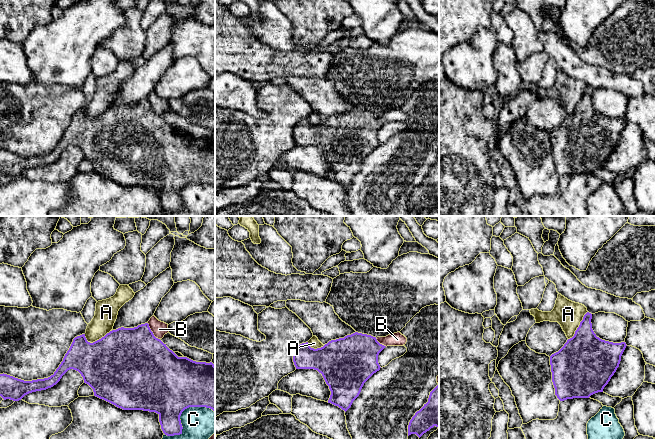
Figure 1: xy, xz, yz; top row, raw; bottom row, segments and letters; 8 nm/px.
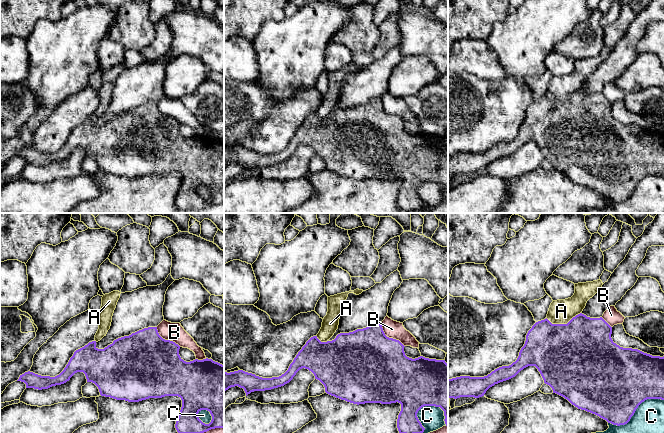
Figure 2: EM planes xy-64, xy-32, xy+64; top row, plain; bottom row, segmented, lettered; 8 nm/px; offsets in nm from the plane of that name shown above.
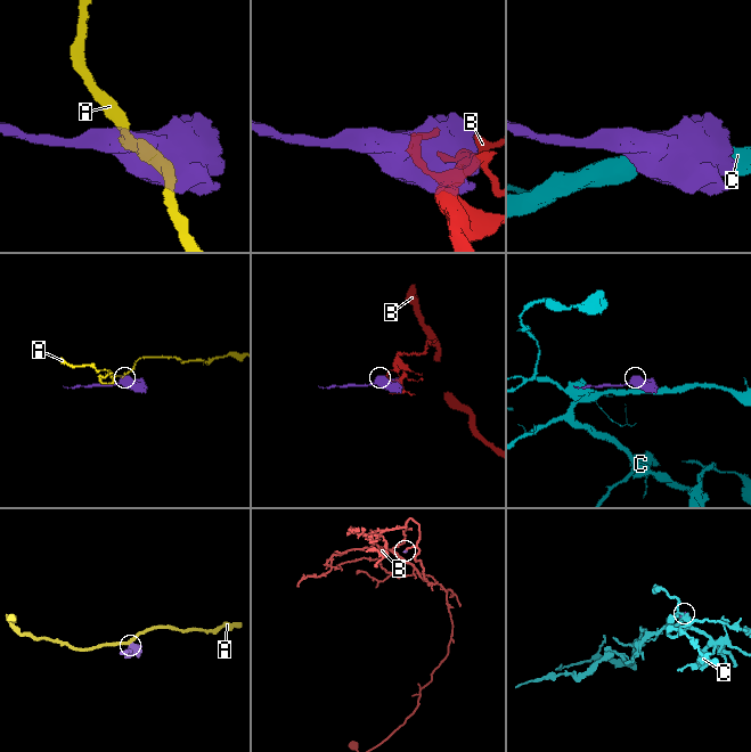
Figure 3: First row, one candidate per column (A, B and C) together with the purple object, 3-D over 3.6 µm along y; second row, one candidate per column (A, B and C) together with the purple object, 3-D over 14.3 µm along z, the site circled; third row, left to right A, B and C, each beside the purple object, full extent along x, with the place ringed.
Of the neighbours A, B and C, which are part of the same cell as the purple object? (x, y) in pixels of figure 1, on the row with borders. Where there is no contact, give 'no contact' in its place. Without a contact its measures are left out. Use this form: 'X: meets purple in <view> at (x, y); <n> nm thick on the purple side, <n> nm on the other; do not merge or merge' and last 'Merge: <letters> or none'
A: meets purple in xy at (97, 340); 500 nm thick on the purple side, 180 nm on the other; do not merge
B: meets purple in xy at (152, 332); 480 nm thick on the purple side, 120 nm on the other; do not merge
C: meets purple in xy at (180, 415); 460 nm thick on the purple side, 260 nm on the other; do not merge
Merge: none

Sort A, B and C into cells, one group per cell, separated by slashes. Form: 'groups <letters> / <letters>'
groups A / B / C

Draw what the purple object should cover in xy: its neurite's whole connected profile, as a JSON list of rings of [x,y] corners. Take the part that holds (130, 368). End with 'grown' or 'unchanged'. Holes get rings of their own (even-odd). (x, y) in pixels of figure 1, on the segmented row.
[[[149,324],[134,328],[118,328],[90,343],[85,334],[77,336],[53,375],[44,379],[24,381],[0,374],[0,396],[6,400],[21,400],[25,395],[56,385],[70,369],[78,371],[94,392],[123,410],[143,410],[159,415],[163,433],[182,434],[180,416],[189,407],[206,407],[215,412],[215,365],[178,357],[166,344],[156,338]]] | unchanged

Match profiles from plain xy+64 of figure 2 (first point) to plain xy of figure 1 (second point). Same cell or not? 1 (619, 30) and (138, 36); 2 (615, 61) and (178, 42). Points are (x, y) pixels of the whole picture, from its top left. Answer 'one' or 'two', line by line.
1: two
2: two

